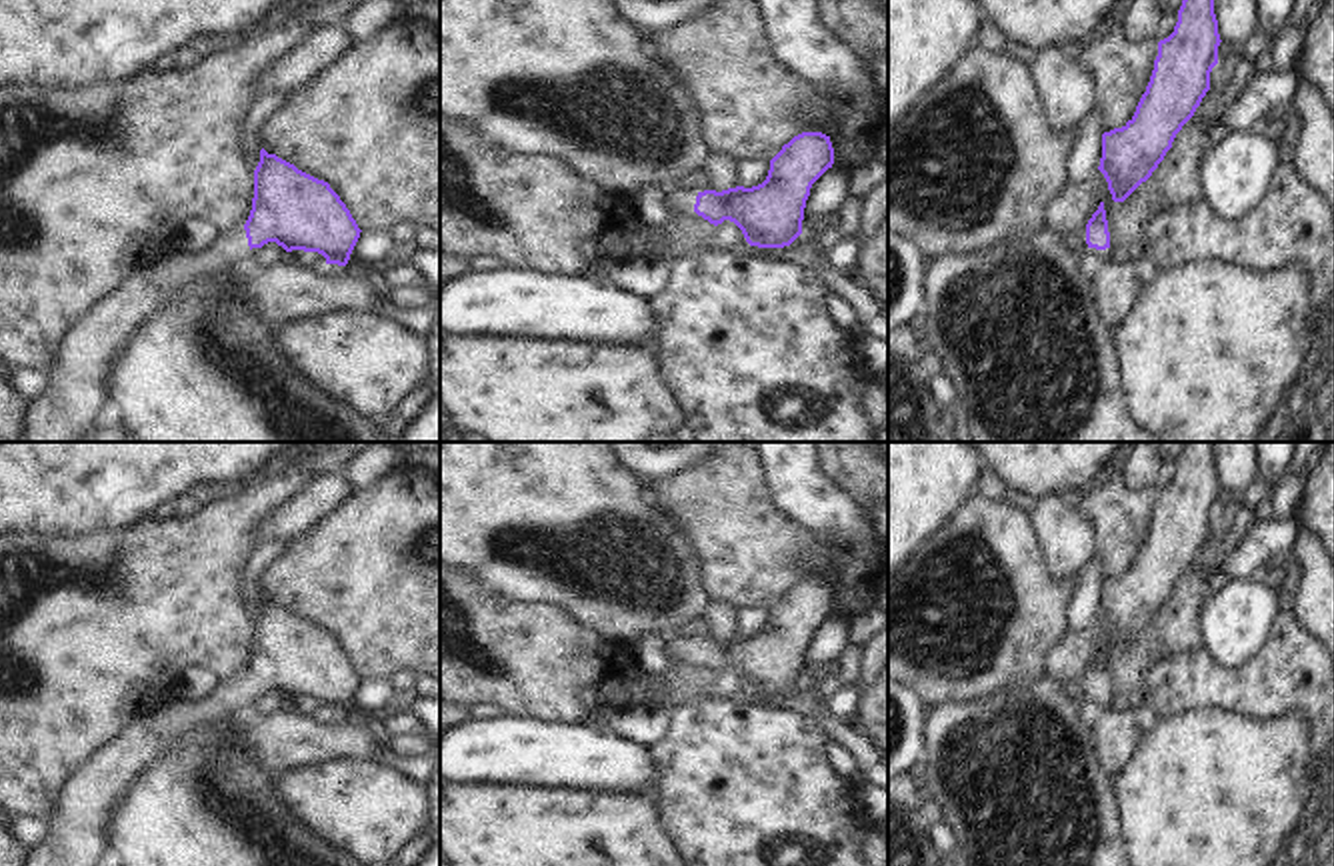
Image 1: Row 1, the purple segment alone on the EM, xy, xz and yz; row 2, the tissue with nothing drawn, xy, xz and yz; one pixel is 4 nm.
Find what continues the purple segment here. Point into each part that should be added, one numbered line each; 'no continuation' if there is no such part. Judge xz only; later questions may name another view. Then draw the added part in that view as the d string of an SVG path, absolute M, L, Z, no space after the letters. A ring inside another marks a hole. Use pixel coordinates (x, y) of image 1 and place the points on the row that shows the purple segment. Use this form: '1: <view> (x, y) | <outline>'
1: xz (676, 198) | M668 188L664 194L666 208L672 212L694 212L698 192Z

